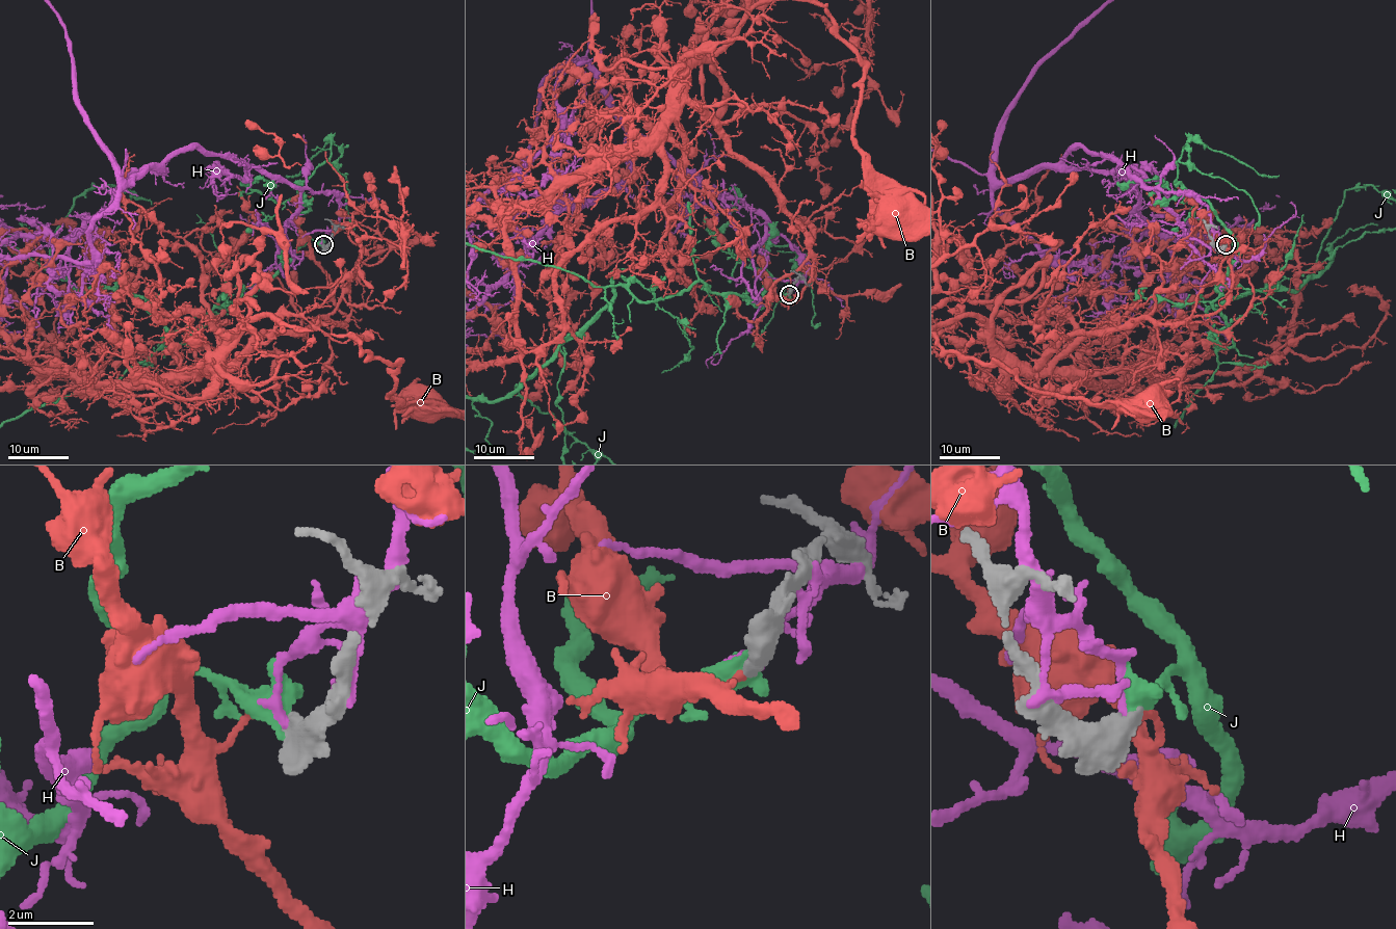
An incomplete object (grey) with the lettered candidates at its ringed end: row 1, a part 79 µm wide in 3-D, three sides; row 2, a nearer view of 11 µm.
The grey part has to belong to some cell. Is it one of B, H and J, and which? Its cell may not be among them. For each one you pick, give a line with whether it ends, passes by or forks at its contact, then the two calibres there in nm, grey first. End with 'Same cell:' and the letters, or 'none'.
Same cell: none

